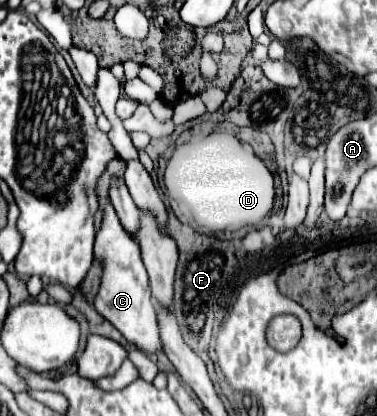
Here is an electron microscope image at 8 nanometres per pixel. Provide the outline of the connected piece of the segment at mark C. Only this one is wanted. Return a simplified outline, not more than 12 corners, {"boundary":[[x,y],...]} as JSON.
{"boundary":[[113,206],[95,236],[95,310],[129,344],[161,352],[139,244]]}

